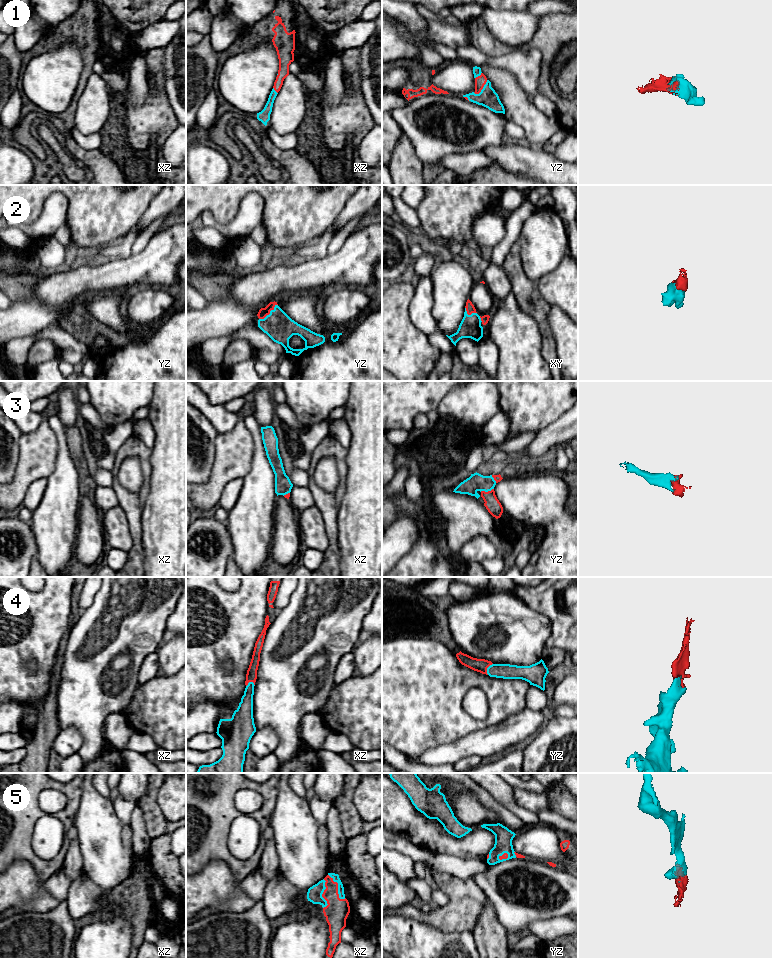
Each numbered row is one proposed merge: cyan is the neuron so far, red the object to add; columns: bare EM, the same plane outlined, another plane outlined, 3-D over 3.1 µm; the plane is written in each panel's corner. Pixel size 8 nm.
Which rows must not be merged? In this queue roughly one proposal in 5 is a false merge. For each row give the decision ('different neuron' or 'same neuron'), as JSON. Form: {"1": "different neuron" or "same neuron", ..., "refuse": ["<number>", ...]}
{"1": "same neuron", "2": "same neuron", "3": "same neuron", "4": "same neuron", "5": "same neuron", "refuse": []}

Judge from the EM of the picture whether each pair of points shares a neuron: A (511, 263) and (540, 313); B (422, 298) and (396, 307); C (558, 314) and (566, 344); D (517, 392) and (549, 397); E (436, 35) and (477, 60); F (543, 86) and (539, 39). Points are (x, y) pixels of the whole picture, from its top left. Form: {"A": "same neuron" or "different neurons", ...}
{"A": "same neuron", "B": "different neurons", "C": "same neuron", "D": "same neuron", "E": "different neurons", "F": "same neuron"}

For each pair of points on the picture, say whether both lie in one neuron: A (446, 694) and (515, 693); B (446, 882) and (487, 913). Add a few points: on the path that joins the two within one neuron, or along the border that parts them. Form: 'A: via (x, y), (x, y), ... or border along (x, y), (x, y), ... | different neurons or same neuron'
A: via (463, 683), (485, 682), (498, 691) | same neuron
B: border along (489, 902), (480, 913), (472, 930) | different neurons

